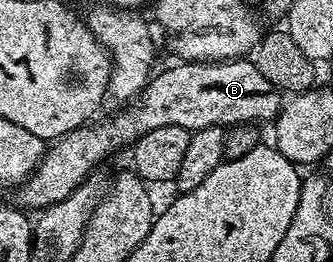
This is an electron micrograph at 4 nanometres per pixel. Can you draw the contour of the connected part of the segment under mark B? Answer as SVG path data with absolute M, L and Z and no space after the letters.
M231 60L229 62L184 62L170 66L153 75L138 97L123 105L119 114L114 114L110 122L87 124L78 130L68 132L57 139L45 151L41 162L26 181L21 183L17 201L27 211L41 212L47 206L56 204L72 192L113 150L121 146L130 148L146 133L164 125L175 125L191 132L209 126L244 125L246 123L263 124L277 118L278 111L284 105L283 95L260 72L256 72L249 60Z

